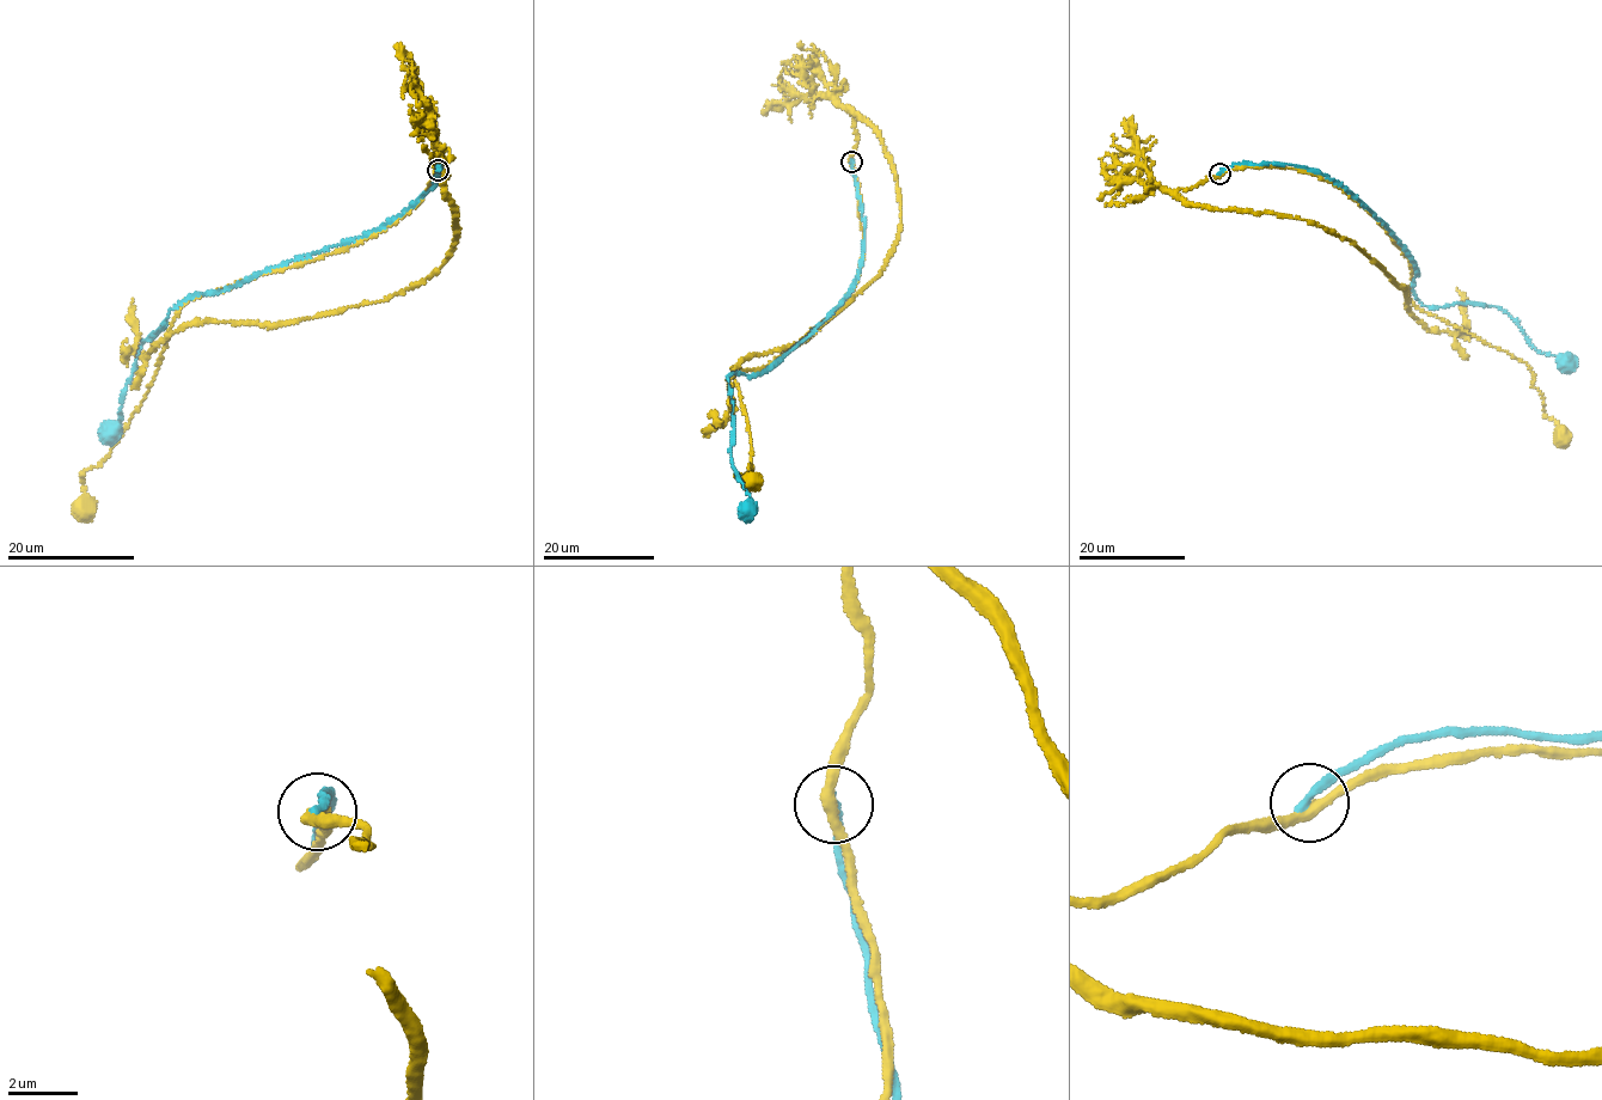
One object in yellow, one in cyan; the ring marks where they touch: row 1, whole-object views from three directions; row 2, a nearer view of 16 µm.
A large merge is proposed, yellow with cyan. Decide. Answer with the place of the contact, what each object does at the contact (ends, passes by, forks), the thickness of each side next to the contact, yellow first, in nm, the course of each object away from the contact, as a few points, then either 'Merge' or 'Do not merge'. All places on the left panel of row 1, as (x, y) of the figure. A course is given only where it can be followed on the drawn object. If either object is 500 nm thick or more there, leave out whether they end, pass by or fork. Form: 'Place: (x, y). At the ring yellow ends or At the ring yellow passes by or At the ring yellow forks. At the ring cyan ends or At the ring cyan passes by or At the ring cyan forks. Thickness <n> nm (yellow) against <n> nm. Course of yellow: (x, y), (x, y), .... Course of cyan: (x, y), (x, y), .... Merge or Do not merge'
Place: (438, 170). At the ring yellow passes by. At the ring cyan ends. Thickness 300 nm (yellow) against 280 nm. Course of yellow: (438, 170), (427, 191), (391, 225), (347, 248), (240, 280), (181, 306), (127, 428), (83, 474), (84, 507). Course of cyan: (438, 170), (432, 187), (381, 228), (220, 291), (191, 294), (171, 310), (140, 344), (121, 417), (106, 441). Do not merge

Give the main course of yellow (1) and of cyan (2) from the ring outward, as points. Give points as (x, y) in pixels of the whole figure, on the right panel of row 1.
1: (1220, 173), (1271, 166), (1314, 172), (1340, 187), (1406, 256), (1410, 297), (1418, 309), (1524, 361), (1561, 437)
2: (1220, 173), (1240, 163), (1325, 173), (1405, 248), (1424, 305), (1498, 306), (1538, 350), (1576, 368)

